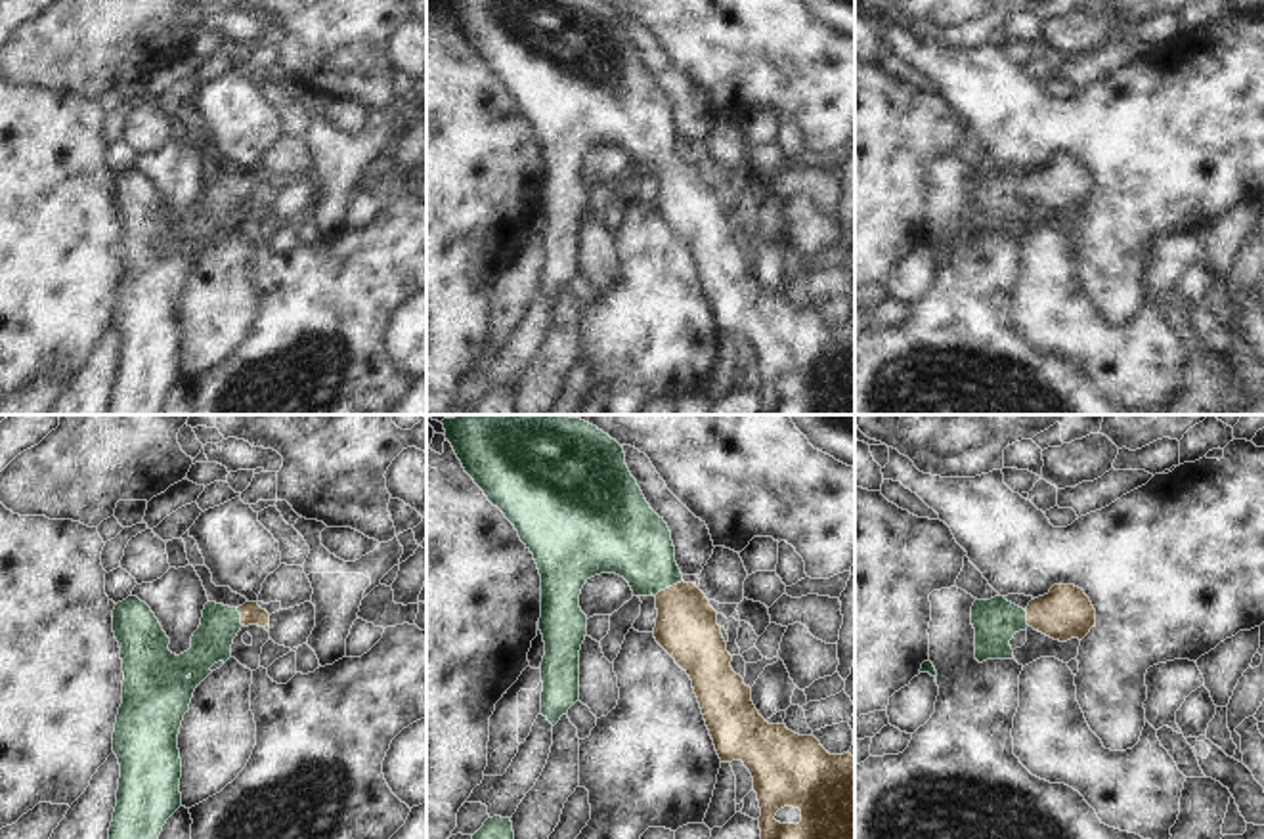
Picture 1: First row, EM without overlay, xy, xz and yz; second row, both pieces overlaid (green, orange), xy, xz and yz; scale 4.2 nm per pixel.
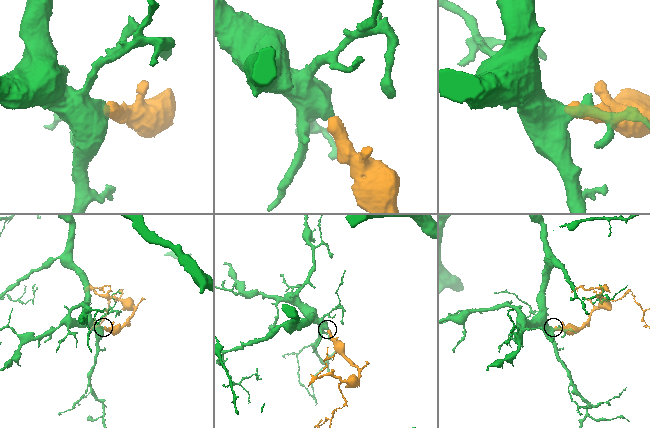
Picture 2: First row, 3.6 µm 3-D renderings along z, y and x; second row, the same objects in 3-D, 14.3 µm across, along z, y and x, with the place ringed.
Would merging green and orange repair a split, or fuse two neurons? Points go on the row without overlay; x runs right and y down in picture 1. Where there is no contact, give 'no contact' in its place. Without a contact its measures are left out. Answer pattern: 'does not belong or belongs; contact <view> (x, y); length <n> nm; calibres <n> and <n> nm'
belongs; contact xz (668, 159); length 140 nm; calibres 300 and 260 nm

